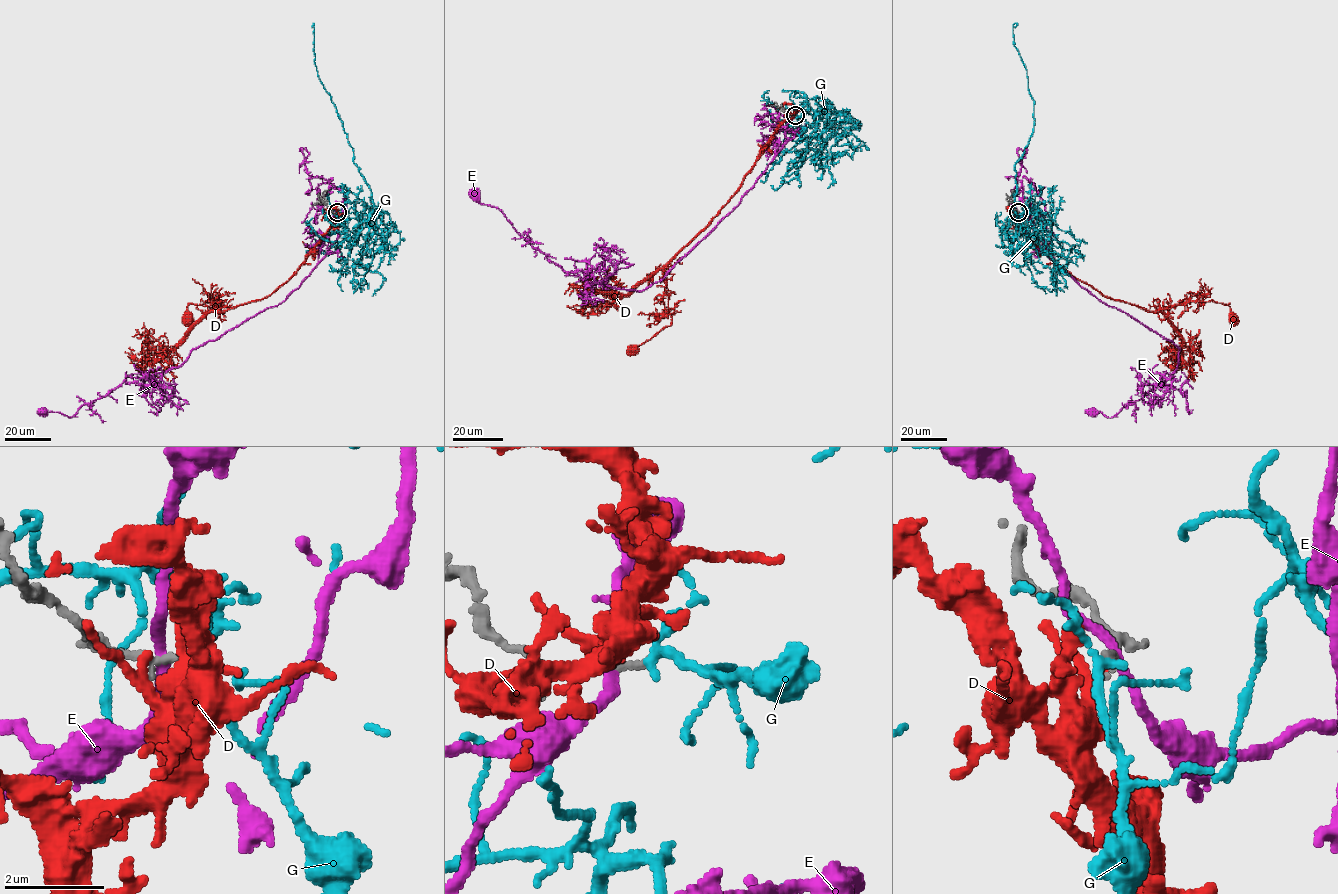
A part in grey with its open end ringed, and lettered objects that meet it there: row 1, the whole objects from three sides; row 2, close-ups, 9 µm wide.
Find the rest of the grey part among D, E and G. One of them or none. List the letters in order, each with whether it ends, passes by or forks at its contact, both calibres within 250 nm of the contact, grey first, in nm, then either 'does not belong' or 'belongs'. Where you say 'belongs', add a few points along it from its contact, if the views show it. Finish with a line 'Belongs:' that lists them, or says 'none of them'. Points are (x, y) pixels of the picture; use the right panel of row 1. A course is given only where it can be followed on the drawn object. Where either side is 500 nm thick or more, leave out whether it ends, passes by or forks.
D: it passes by; calibres 140 and 190 nm; does not belong
E: it passes by; calibres 190 and 200 nm; does not belong
G: it passes by; calibres 130 and 150 nm; belongs; course (1018, 212), (1027, 237), (1020, 223), (1009, 220), (1016, 192), (1015, 164), (1035, 121), (1014, 27)
Belongs: G

